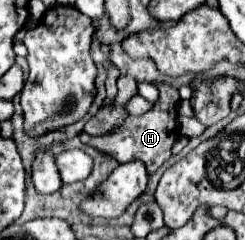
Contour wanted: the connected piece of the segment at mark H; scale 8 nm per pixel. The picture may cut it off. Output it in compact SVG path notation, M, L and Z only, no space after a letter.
M158 85L160 99L154 103L154 109L144 113L142 117L128 117L122 129L108 133L104 137L92 137L86 133L80 133L80 139L84 145L90 145L106 155L112 155L118 163L130 163L130 161L142 161L146 165L148 175L152 175L166 159L172 155L172 145L180 137L178 131L178 103L180 95L170 85Z

